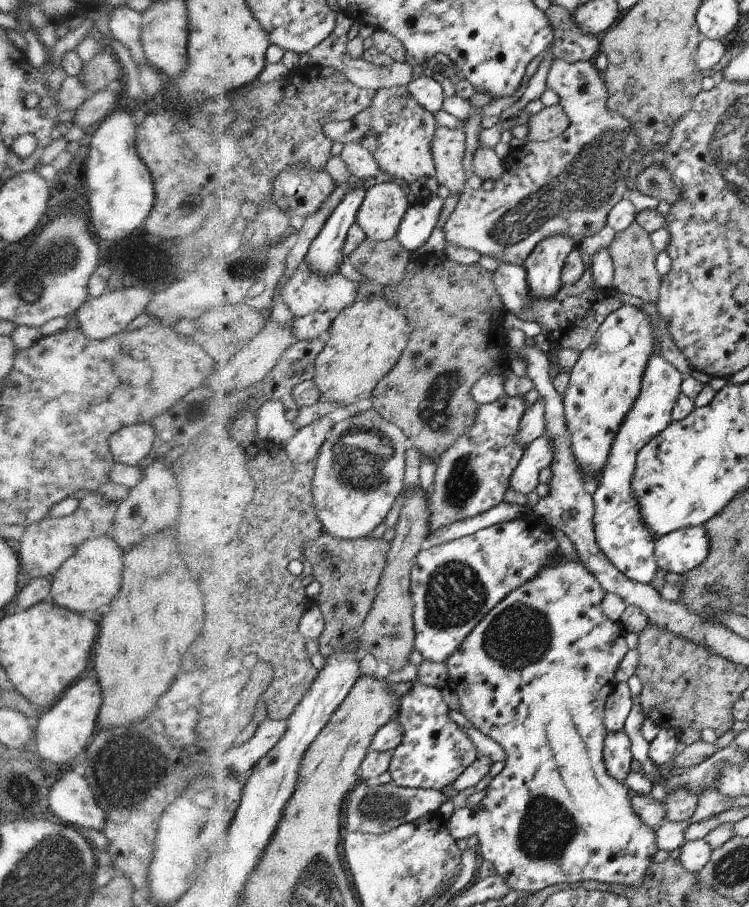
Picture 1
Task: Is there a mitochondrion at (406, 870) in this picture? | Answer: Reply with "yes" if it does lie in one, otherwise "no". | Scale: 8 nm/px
no

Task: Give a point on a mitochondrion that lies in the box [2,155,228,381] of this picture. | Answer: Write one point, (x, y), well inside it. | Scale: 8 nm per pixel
(57, 253)

